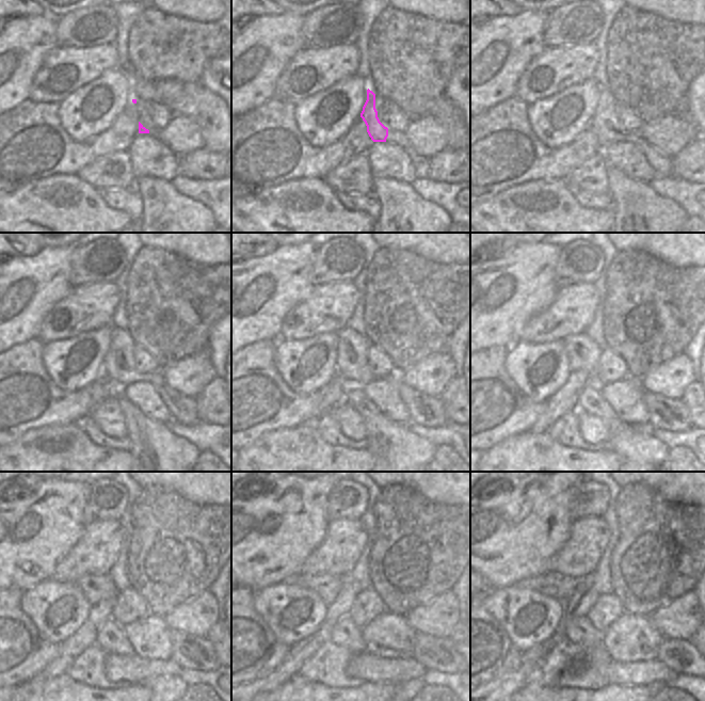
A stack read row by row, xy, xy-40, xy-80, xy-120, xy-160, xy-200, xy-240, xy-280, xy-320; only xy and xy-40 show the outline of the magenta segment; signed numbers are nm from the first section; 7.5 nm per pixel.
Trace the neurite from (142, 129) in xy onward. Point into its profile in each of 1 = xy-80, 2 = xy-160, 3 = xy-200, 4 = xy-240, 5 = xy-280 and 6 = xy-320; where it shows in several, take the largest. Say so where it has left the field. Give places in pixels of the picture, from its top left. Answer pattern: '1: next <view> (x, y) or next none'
1: next xy-80 (605, 124)
2: next xy-160 (352, 347)
3: next xy-200 (583, 354)
4: next xy-240 (95, 588)
5: next xy-280 (327, 587)
6: next xy-320 (561, 587)

